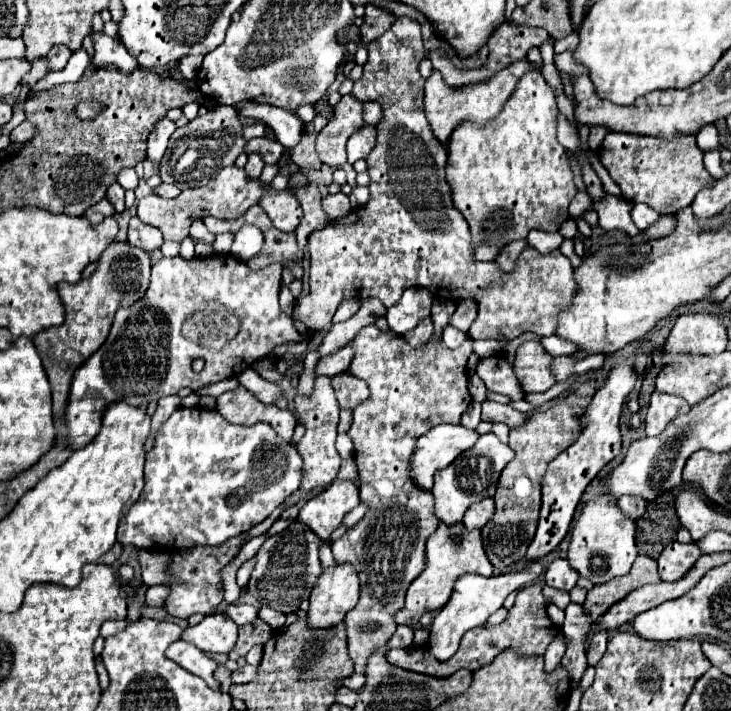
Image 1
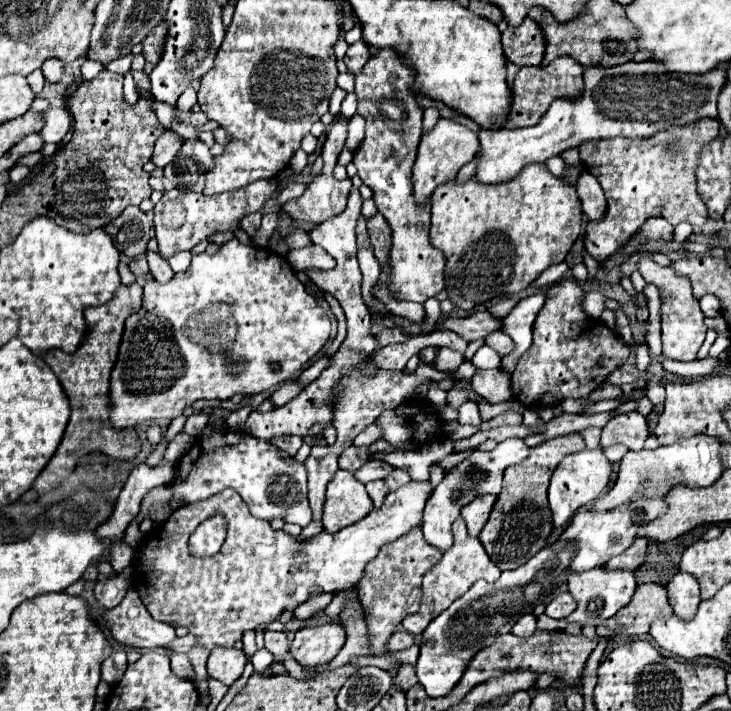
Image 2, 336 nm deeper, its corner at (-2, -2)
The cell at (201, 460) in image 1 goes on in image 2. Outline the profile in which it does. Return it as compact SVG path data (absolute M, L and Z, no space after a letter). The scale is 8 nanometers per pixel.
M242 432L200 438L192 450L180 458L172 488L174 494L182 496L186 504L206 500L226 488L234 488L256 518L282 518L300 526L306 526L312 520L312 510L306 498L304 466L266 440L258 440Z

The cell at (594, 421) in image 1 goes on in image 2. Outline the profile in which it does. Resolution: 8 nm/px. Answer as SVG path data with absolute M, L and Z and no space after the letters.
M584 450L572 456L566 456L562 464L554 470L552 480L550 480L550 490L548 490L548 500L550 500L550 510L552 510L552 522L554 526L566 526L574 512L592 500L596 500L604 488L610 482L610 462L606 460L602 450Z

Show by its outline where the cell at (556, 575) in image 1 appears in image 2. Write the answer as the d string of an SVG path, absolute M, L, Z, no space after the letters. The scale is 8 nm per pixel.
M562 592L562 594L558 594L558 596L546 606L546 616L560 620L560 618L566 618L574 608L576 608L576 602L572 600L572 594L570 594L570 592Z

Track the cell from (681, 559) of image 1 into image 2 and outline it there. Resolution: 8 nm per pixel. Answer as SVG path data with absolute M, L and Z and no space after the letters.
M678 572L668 584L668 602L678 618L692 620L700 606L700 588L694 576L688 576L686 572Z

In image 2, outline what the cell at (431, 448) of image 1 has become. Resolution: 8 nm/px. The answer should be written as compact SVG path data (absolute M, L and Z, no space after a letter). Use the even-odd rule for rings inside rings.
M408 482L406 486L390 492L384 500L384 506L380 510L372 510L366 518L362 518L356 524L350 524L334 534L328 534L322 530L318 536L312 536L308 540L302 540L300 536L290 536L284 530L272 530L268 520L260 520L250 514L248 504L238 496L234 490L224 490L218 496L212 496L210 500L186 504L170 514L170 518L156 530L146 532L142 536L142 542L136 546L138 550L138 564L132 566L134 572L140 572L138 576L132 576L132 584L138 590L144 606L148 612L160 620L168 622L174 628L184 626L192 636L196 636L194 648L186 654L192 668L194 668L194 684L200 694L208 694L208 676L206 676L206 660L212 652L212 648L234 646L244 632L256 630L258 626L264 626L272 620L278 620L282 612L294 612L302 602L306 602L312 596L330 592L342 592L346 588L352 588L366 564L378 554L378 550L394 542L396 538L410 532L414 526L420 526L424 504L430 496L430 482ZM212 512L222 512L228 518L228 538L220 552L216 552L210 558L196 558L188 552L188 538L198 528L200 522L204 522Z

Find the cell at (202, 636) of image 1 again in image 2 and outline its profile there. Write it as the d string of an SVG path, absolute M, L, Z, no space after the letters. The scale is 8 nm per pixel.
M216 648L208 658L208 674L224 686L232 686L242 676L246 662L248 660L242 650Z

